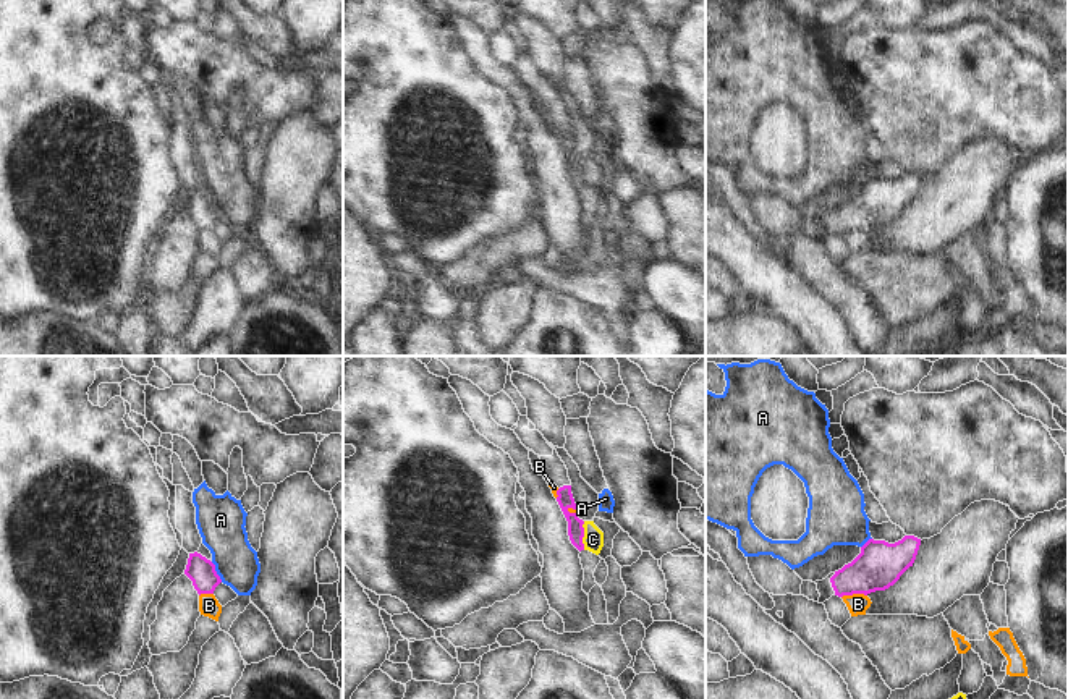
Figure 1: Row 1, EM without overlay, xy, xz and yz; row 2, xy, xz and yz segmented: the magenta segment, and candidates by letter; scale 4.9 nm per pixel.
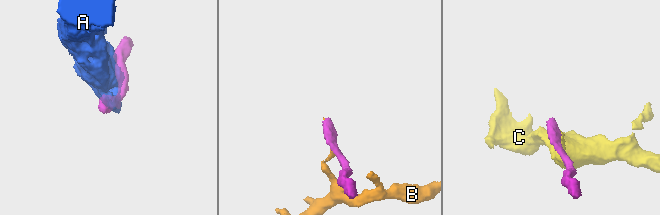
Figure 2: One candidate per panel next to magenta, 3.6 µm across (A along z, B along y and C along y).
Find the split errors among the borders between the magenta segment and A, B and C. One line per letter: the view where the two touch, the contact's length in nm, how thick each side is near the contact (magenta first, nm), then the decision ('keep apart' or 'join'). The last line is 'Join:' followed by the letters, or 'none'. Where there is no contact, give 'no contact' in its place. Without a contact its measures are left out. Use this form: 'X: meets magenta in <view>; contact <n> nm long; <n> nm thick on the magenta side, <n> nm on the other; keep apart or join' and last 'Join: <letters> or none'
A: meets magenta in xy; contact 120 nm long; 140 nm thick on the magenta side, 240 nm on the other; keep apart
B: meets magenta in yz; contact 130 nm long; 240 nm thick on the magenta side, 100 nm on the other; keep apart
C: meets magenta in xz; contact 140 nm long; 80 nm thick on the magenta side, 100 nm on the other; keep apart
Join: none

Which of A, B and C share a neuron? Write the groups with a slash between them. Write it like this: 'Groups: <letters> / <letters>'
Groups: A / B / C

